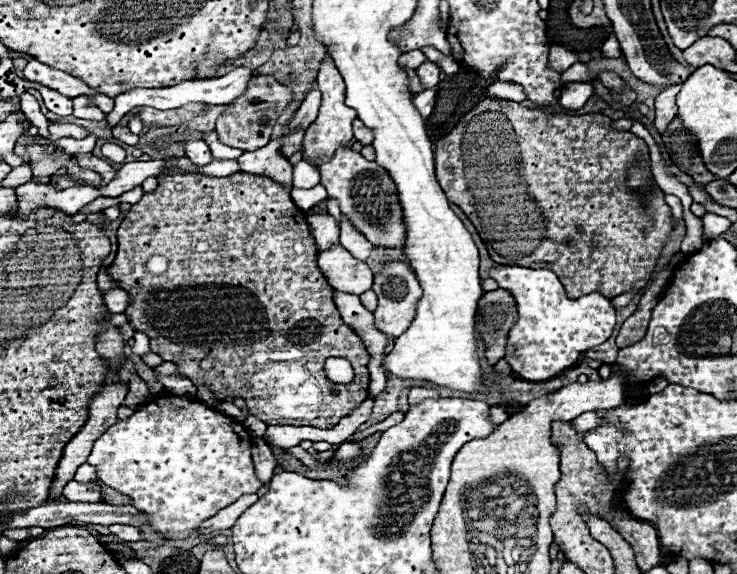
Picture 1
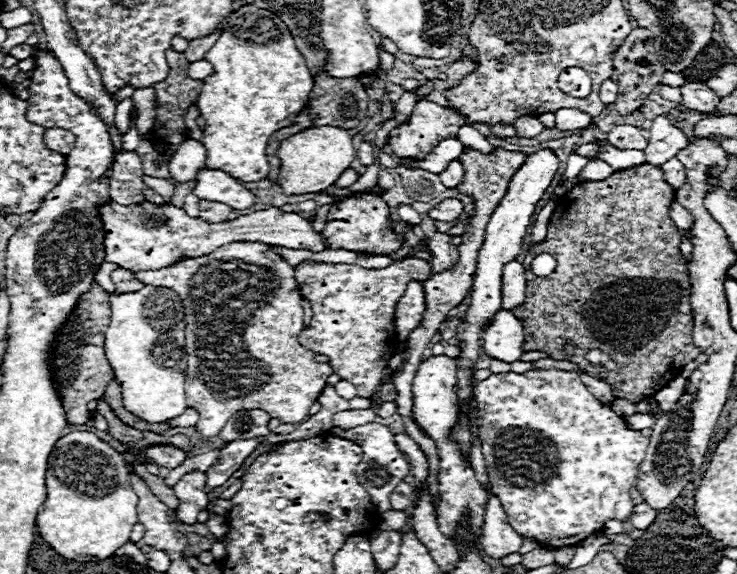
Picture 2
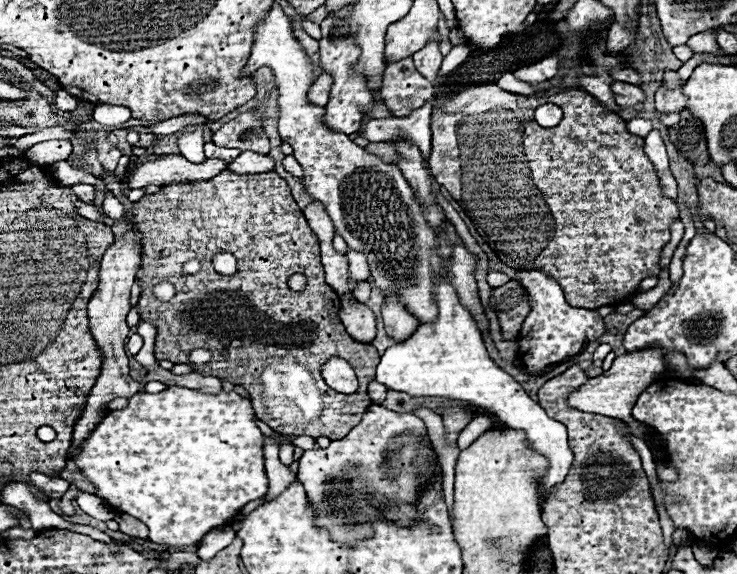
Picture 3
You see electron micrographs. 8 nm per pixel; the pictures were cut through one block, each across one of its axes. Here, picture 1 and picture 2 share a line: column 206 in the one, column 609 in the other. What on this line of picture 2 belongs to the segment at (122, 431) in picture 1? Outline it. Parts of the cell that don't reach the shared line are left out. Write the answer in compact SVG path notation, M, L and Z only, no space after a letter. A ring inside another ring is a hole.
M528 370L524 374L514 374L514 372L506 372L506 374L492 374L486 380L478 382L474 386L474 396L478 402L478 426L480 426L480 440L482 440L482 454L484 454L484 462L486 462L486 470L490 476L490 484L492 484L492 492L498 496L508 522L512 524L512 528L516 528L516 532L520 532L524 538L532 538L540 544L546 546L574 546L578 542L582 542L584 538L588 538L594 532L604 530L606 520L624 520L632 514L634 502L630 498L630 488L636 486L638 480L638 466L644 460L646 448L648 448L648 438L642 436L636 430L630 430L628 424L624 422L624 418L620 418L610 406L602 404L598 398L594 398L588 388L582 384L580 380L580 372L566 372L566 370Z

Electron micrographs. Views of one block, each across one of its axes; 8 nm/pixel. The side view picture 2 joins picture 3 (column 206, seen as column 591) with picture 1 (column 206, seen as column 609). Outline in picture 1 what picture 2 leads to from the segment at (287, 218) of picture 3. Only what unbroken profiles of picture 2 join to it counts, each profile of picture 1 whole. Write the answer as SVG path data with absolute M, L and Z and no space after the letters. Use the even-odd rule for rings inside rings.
M180 172L174 176L160 176L158 188L144 194L142 200L124 214L118 228L118 254L108 274L130 294L130 306L124 314L130 316L132 328L150 334L150 350L164 356L166 362L174 362L180 376L210 384L212 392L220 398L242 396L248 404L248 412L268 426L314 426L326 430L334 428L368 398L366 366L370 354L362 340L342 322L332 300L332 288L324 280L316 256L318 248L310 236L306 216L292 202L290 190L282 184L246 172L236 172L226 178ZM160 230L190 230L194 232L194 240L190 240L194 246L182 252L180 238L166 236L166 232ZM150 256L166 256L172 272L150 274ZM206 356L218 358L220 366L202 370L198 362ZM328 356L340 356L352 362L356 374L352 384L334 386L326 380L324 360Z

